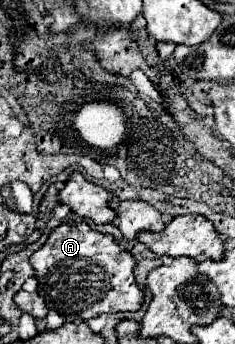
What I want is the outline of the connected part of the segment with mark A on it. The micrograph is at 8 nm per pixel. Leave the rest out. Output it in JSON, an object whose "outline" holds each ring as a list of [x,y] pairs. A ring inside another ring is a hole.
{"outline":[[[62,223],[50,233],[48,241],[30,257],[30,265],[36,271],[38,293],[46,299],[46,305],[58,311],[68,323],[82,323],[102,313],[138,311],[144,303],[144,289],[138,287],[134,281],[134,267],[136,267],[134,255],[122,249],[112,235],[102,235],[88,227],[82,229],[70,223]]]}

